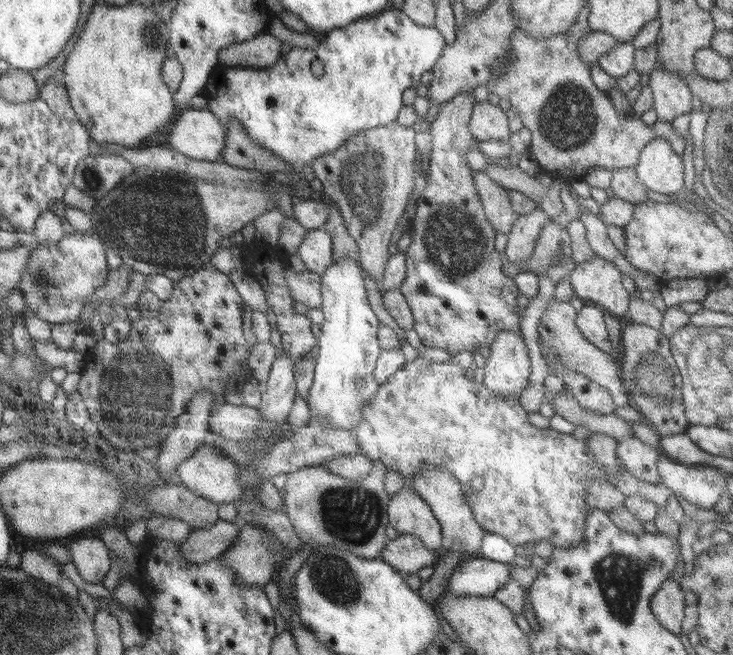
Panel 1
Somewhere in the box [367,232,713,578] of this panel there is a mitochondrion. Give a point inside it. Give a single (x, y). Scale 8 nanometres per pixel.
(672, 384)

